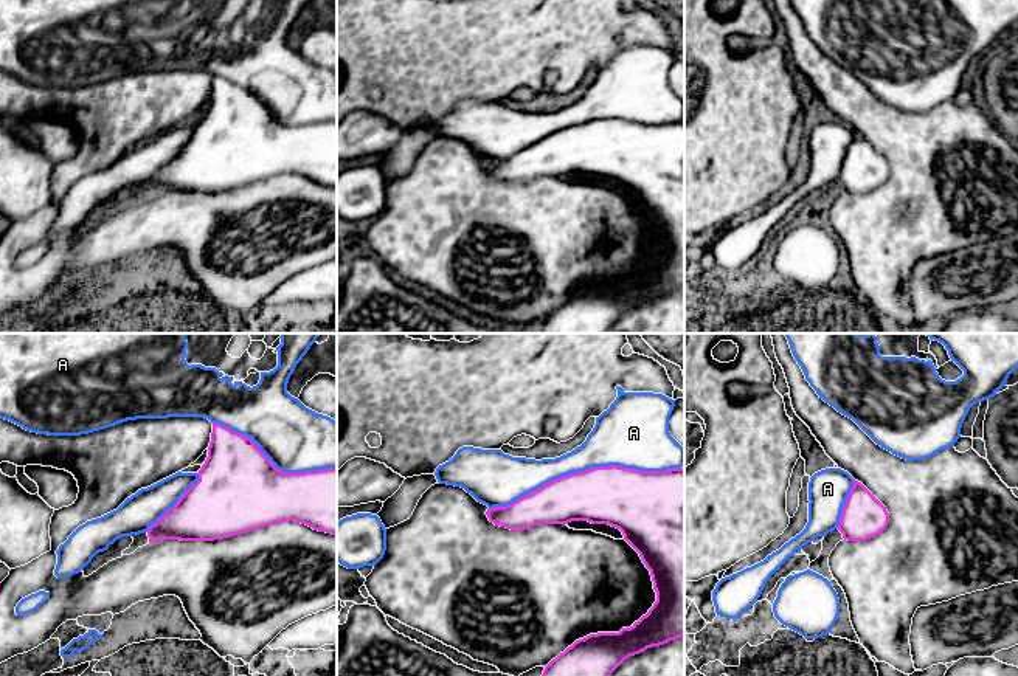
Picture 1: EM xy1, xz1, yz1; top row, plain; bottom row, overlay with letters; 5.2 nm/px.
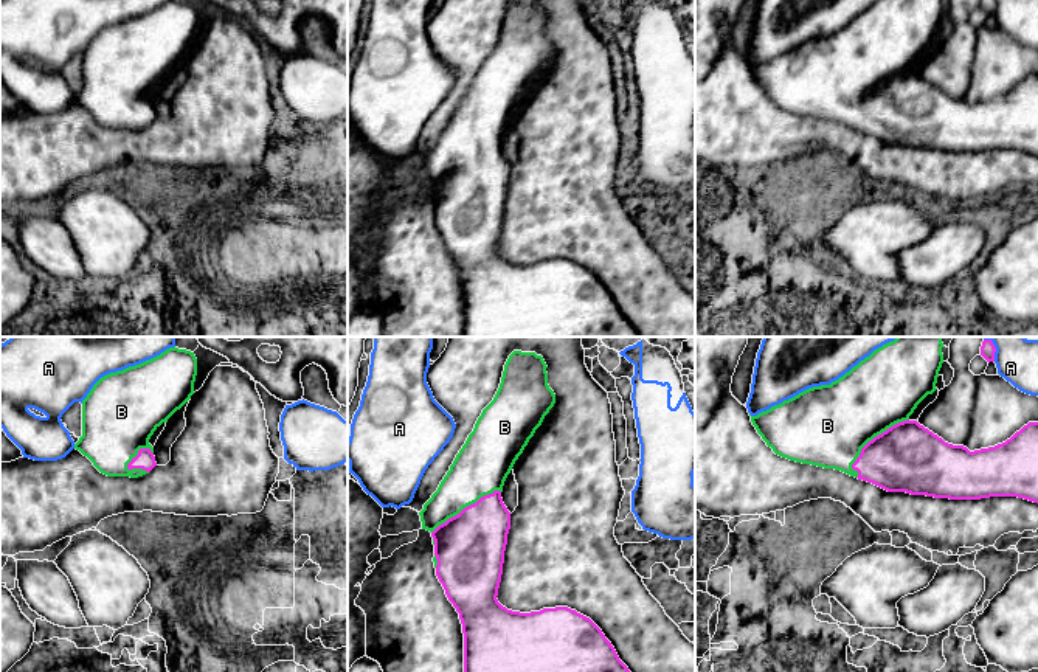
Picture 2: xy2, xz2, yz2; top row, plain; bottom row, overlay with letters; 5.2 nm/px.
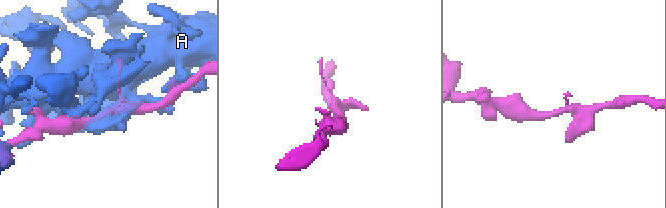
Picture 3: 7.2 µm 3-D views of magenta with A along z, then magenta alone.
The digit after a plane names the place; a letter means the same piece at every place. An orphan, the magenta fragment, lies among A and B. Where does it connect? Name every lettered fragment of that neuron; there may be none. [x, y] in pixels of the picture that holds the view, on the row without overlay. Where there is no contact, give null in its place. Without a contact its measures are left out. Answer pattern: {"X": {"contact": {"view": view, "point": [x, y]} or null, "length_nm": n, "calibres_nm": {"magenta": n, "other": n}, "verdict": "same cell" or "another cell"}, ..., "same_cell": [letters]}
{"A": {"contact": {"view": "xz1", "point": [585, 123]}, "length_nm": 1000, "calibres_nm": {"magenta": 320, "other": 300}, "verdict": "another cell"}, "B": {"contact": {"view": "yz2", "point": [872, 92]}, "length_nm": 420, "calibres_nm": {"magenta": 360, "other": 420}, "verdict": "same cell"}, "same_cell": ["B"]}

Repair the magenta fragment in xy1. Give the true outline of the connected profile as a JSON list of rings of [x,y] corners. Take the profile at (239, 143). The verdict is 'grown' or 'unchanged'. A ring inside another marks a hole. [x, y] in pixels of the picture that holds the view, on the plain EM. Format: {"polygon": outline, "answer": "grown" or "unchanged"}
{"polygon": [[[213,76],[208,110],[197,127],[199,133],[149,180],[149,195],[160,192],[214,194],[286,174],[337,188],[337,119],[284,126],[250,90]]], "answer": "unchanged"}

